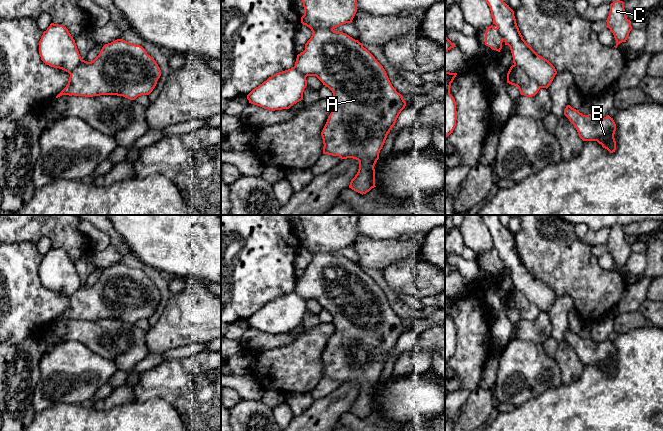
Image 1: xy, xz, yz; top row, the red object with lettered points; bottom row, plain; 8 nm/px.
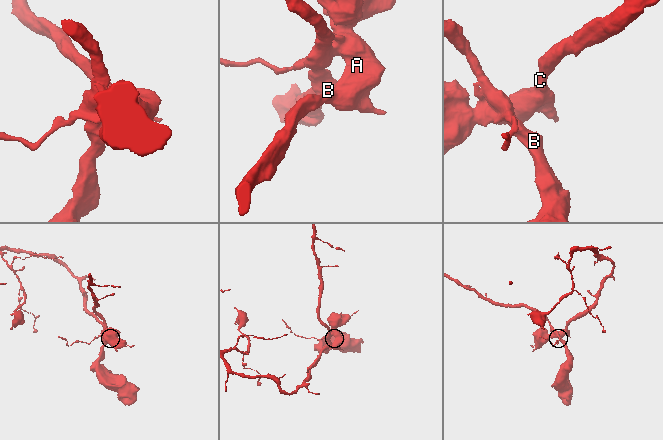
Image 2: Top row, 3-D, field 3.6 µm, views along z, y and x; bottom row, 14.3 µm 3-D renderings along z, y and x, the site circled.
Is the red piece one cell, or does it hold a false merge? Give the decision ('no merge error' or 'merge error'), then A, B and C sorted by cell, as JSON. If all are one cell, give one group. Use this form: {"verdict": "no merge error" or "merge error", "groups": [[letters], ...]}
{"verdict": "merge error", "groups": [["A", "C"], ["B"]]}

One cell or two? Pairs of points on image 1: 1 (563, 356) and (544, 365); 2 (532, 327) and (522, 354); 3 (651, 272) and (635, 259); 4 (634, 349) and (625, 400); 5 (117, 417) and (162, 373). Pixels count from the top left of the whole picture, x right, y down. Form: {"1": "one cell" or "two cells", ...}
{"1": "two cells", "2": "two cells", "3": "two cells", "4": "one cell", "5": "two cells"}

